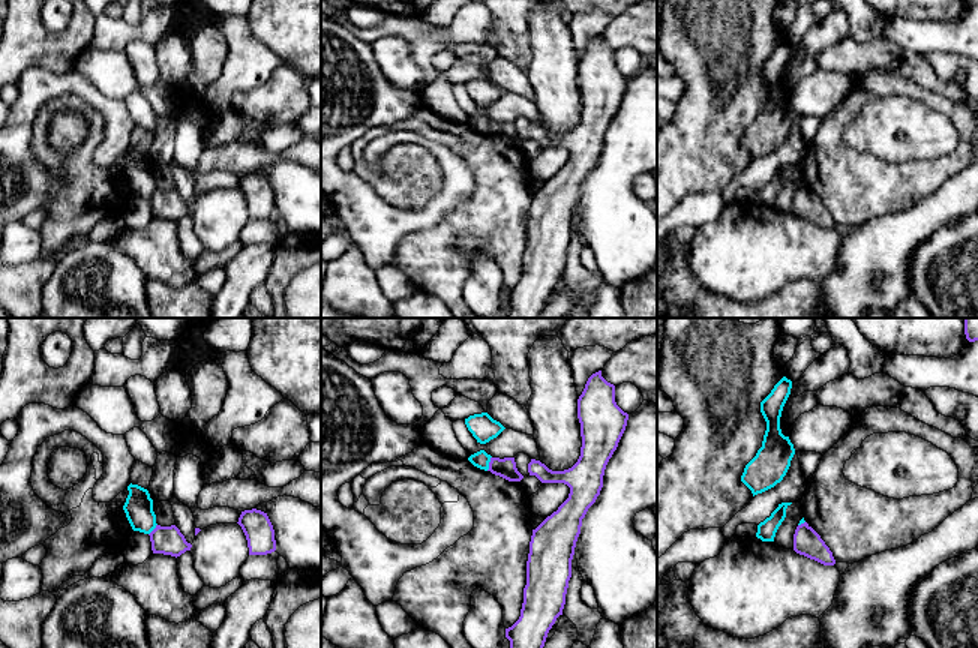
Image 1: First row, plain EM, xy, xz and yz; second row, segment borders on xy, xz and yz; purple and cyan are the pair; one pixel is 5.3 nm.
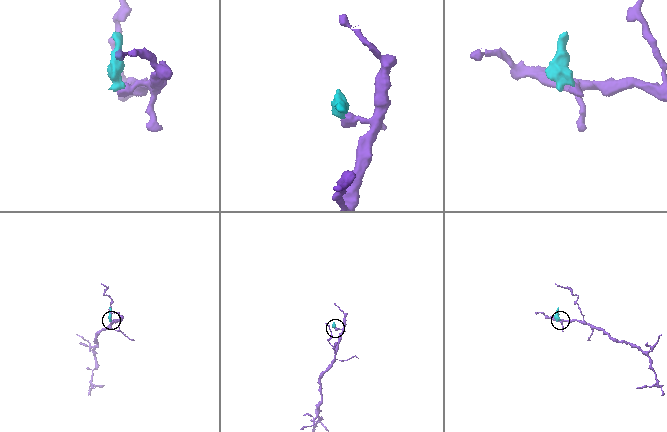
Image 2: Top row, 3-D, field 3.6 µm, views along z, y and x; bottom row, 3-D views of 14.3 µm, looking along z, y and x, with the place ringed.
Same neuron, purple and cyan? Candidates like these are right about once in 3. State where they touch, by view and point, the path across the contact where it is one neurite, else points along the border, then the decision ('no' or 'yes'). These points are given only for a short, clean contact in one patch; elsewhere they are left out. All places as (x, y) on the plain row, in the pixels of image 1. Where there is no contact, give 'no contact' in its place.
xz (489, 128) | along xz (491, 120), (486, 134) | no

